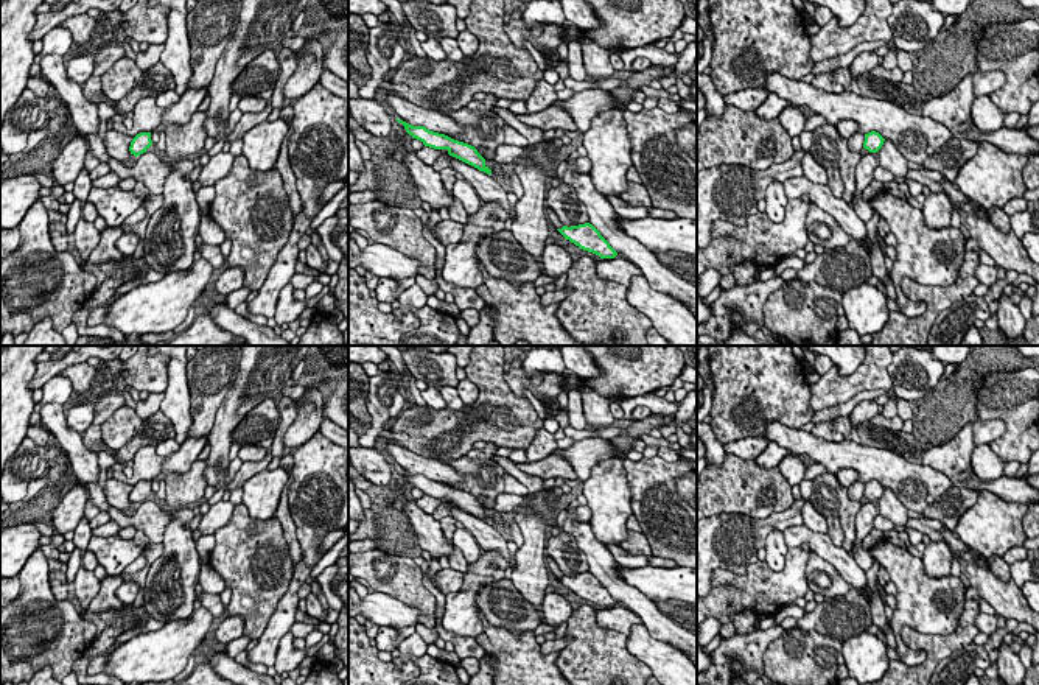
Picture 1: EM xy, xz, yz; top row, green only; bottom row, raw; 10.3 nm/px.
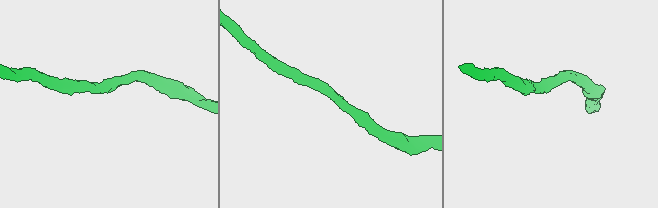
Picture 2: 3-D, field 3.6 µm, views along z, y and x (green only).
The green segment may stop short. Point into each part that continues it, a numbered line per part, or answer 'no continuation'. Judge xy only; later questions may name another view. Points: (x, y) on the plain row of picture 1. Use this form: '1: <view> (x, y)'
no continuation

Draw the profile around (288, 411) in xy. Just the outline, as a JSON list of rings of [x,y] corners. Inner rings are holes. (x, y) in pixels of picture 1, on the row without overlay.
[[[282,397],[282,399],[277,400],[277,408],[278,408],[278,413],[280,413],[280,423],[278,423],[278,428],[275,431],[272,447],[269,450],[271,450],[272,456],[277,456],[277,458],[282,459],[285,456],[283,455],[285,433],[288,431],[289,425],[297,417],[297,406],[289,397]]]

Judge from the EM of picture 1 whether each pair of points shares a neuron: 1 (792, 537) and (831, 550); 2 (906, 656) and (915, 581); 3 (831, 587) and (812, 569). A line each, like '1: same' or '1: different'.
1: same
2: same
3: same

